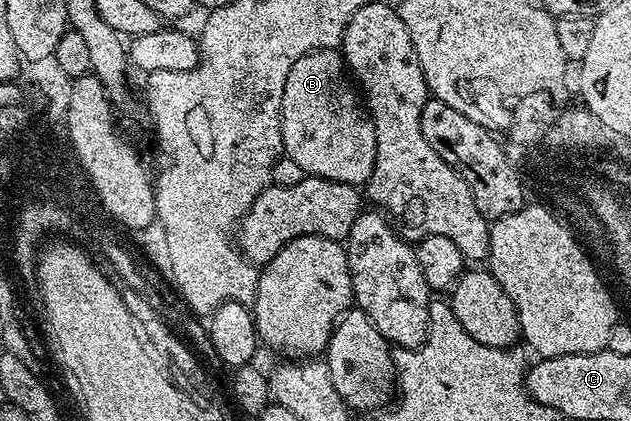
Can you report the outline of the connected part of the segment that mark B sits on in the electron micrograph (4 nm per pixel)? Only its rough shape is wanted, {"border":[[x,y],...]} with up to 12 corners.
{"border":[[337,49],[294,62],[283,153],[361,187],[376,128]]}

